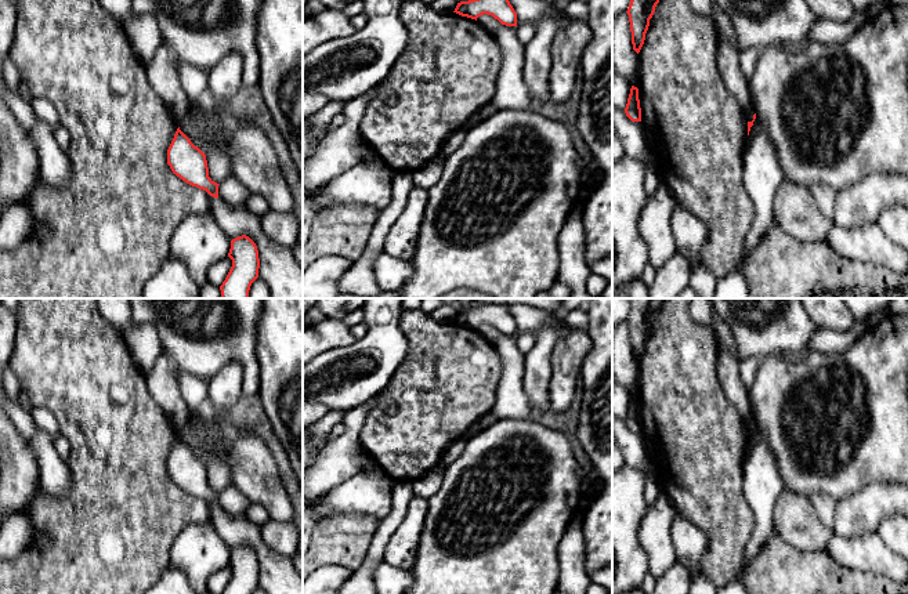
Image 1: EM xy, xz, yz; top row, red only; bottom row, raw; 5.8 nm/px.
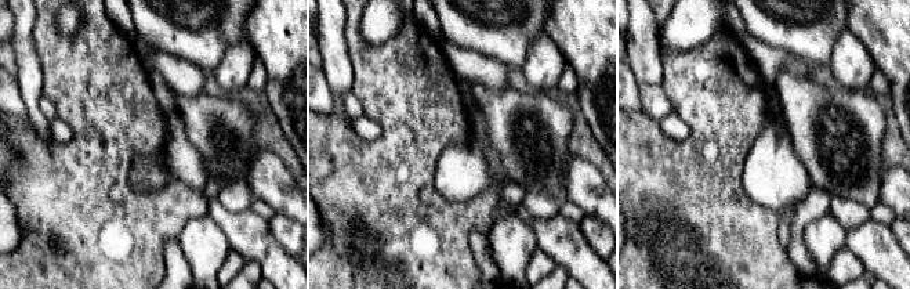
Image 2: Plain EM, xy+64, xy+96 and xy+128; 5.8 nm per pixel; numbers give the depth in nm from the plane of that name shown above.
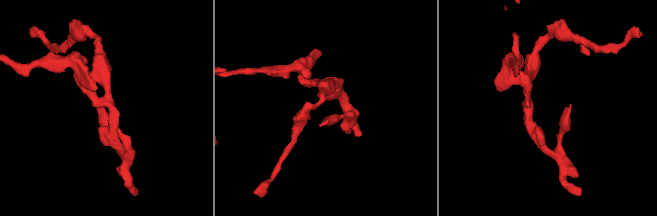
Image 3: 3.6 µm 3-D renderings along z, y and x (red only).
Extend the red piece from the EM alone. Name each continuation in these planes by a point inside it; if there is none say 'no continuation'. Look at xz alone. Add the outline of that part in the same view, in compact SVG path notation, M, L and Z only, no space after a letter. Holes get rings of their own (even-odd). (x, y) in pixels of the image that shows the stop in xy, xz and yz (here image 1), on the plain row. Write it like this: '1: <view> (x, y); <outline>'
no continuation

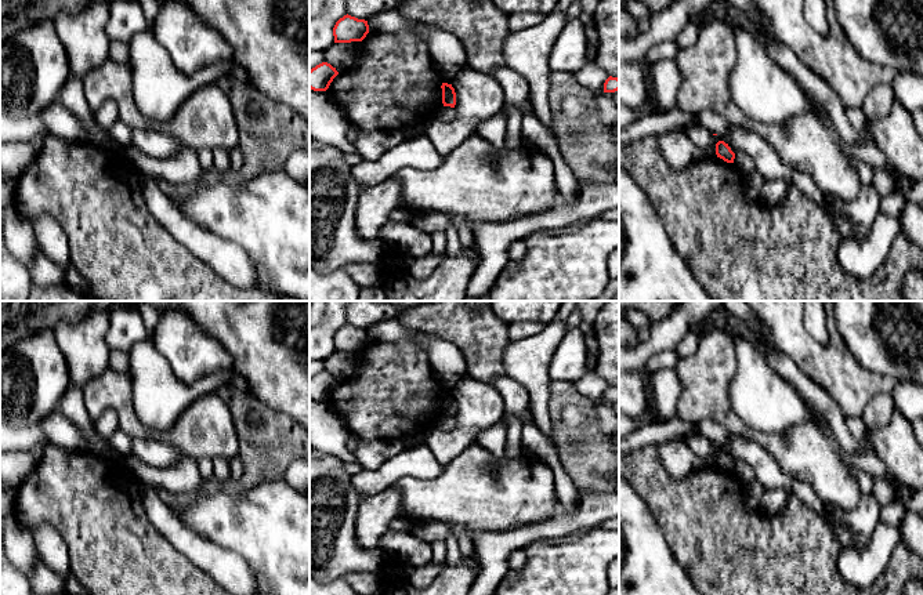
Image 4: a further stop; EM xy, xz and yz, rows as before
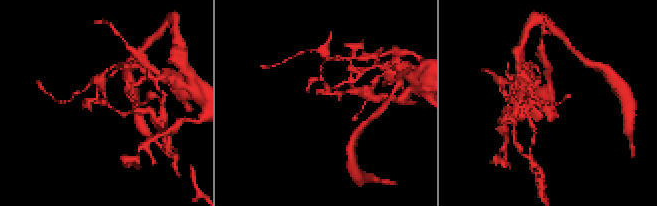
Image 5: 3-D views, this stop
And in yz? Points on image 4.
no continuation

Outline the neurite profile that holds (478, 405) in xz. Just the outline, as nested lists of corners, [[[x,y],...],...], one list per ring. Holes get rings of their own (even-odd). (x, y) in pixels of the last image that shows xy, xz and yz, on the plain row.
[[[463,375],[450,391],[456,402],[456,427],[423,438],[441,465],[448,465],[470,447],[479,431],[503,421],[506,413],[503,396],[492,384]]]

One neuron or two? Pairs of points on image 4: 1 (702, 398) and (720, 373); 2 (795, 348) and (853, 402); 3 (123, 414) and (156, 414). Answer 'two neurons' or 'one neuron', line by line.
1: one neuron
2: one neuron
3: two neurons

